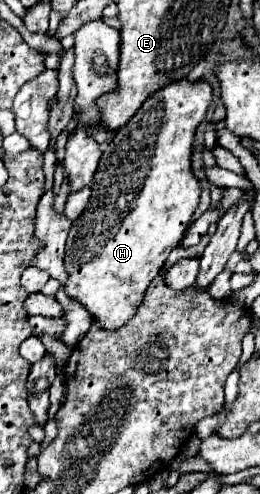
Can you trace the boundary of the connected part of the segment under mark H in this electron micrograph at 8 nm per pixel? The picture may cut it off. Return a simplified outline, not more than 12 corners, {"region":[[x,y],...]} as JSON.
{"region":[[182,78],[114,132],[66,240],[66,294],[130,320],[200,200],[210,102]]}

